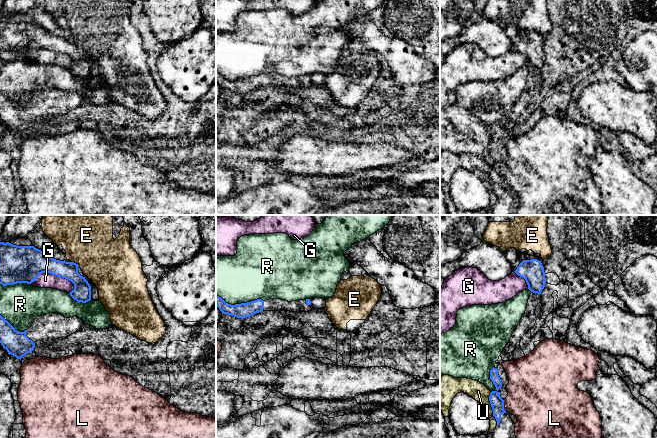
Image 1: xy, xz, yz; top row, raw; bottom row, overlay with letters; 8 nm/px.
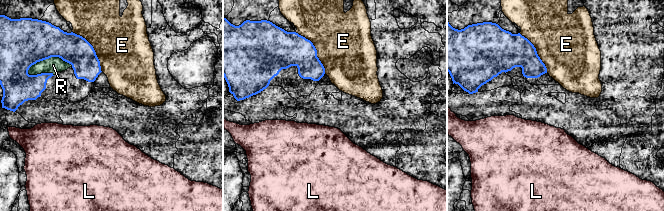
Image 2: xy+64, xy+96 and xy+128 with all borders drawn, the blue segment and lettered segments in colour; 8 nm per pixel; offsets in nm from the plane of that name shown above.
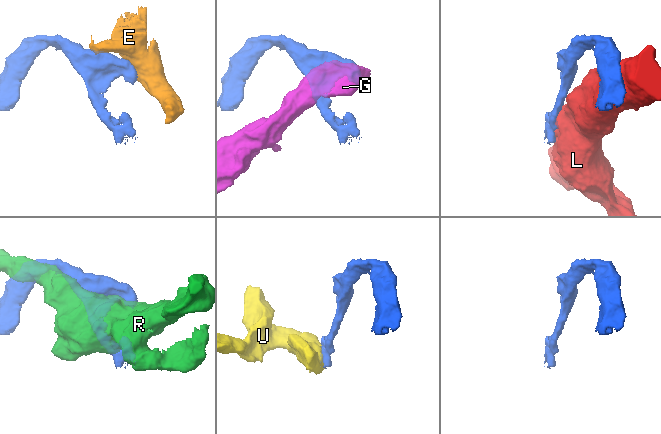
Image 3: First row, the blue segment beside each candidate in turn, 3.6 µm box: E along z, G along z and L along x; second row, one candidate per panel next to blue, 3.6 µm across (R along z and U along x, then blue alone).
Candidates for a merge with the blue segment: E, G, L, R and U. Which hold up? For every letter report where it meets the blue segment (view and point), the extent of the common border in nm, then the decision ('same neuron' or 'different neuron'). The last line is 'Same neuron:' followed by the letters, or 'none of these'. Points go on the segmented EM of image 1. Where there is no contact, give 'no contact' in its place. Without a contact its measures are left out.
E: xy (75, 263) | 80 nm | different neuron
G: xy (54, 274) | 360 nm | different neuron
L: yz (503, 404) | 60 nm | different neuron
R: xz (240, 304) | 380 nm | different neuron
U: yz (490, 403) | 190 nm | different neuron
Same neuron: none of these

